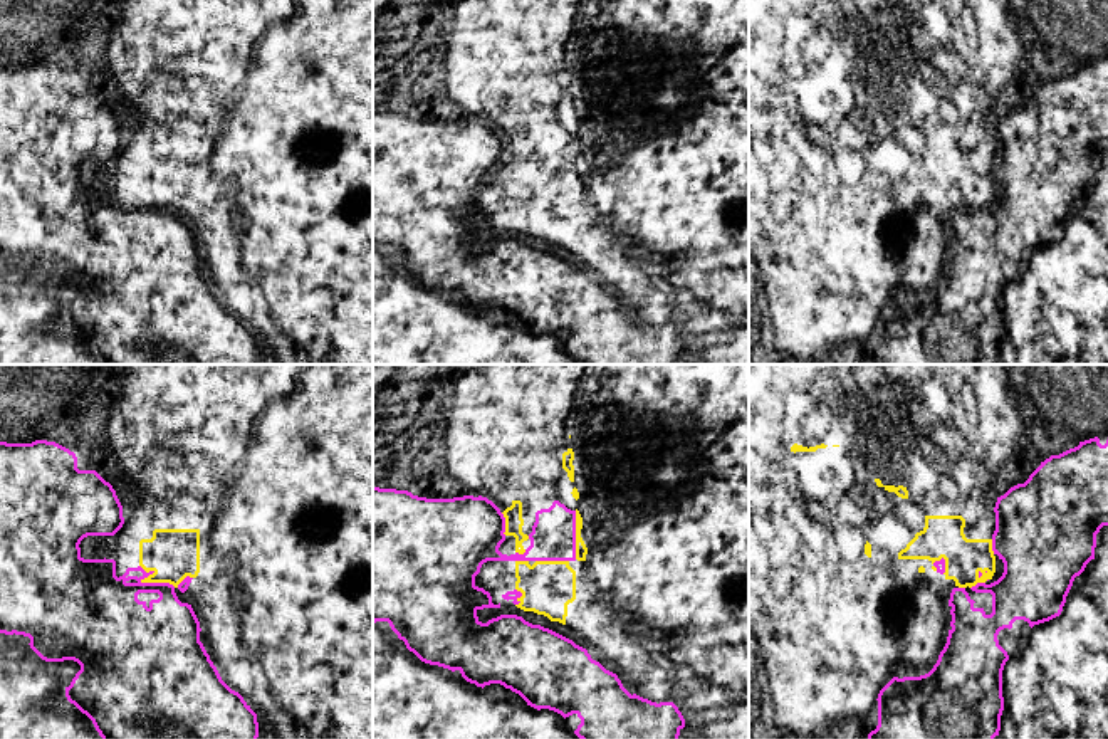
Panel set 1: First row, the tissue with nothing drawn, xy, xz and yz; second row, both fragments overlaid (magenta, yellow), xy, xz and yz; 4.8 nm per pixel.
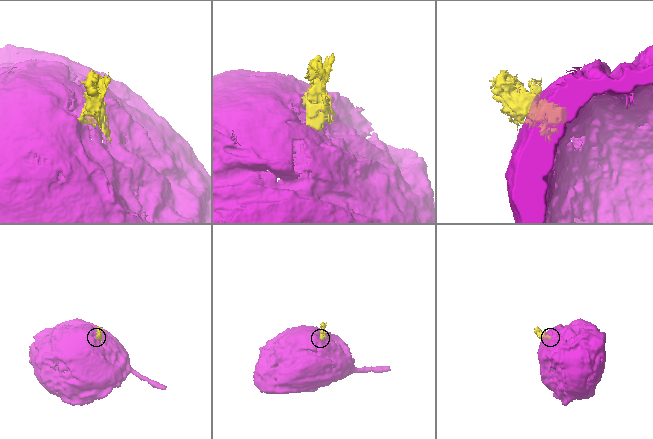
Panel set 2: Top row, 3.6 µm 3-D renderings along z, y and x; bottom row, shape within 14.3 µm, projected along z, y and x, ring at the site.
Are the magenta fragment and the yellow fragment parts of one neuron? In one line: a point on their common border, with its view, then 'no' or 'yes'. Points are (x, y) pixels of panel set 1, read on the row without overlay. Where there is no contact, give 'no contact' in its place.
xy (160, 207) | yes

